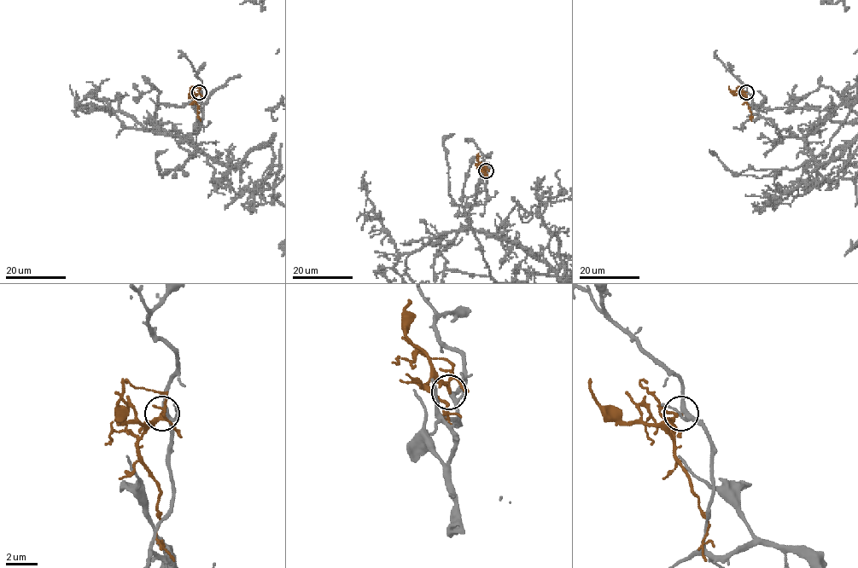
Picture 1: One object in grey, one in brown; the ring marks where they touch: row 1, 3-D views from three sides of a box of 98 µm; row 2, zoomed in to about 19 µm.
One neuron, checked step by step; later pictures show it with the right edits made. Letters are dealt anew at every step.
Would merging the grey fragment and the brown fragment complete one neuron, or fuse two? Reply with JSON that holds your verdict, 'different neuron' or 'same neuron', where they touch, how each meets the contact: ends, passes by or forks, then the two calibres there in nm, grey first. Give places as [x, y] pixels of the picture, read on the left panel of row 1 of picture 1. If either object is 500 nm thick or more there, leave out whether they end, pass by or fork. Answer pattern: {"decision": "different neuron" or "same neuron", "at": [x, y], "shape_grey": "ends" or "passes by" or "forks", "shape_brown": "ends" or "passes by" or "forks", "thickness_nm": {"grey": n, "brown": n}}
{"decision": "different neuron", "at": [199, 92], "shape_grey": "forks", "shape_brown": "passes by", "thickness_nm": {"grey": 240, "brown": 180}}

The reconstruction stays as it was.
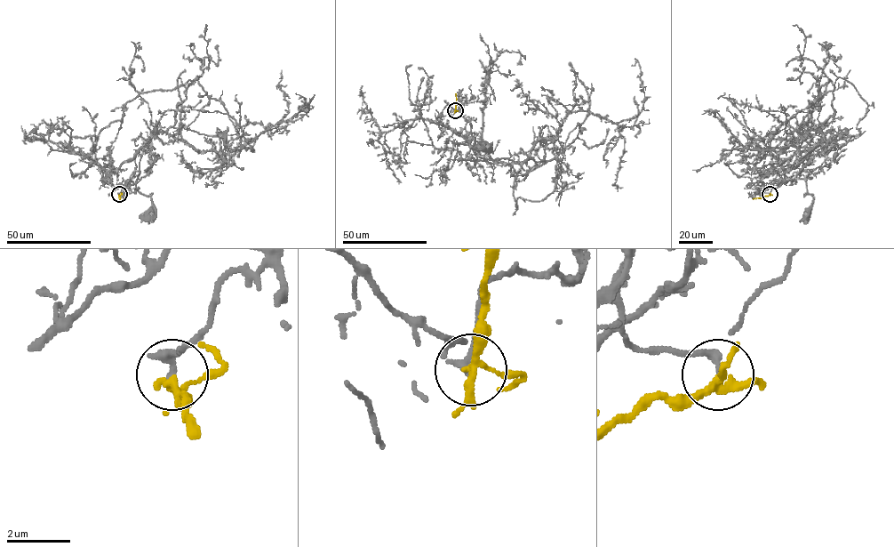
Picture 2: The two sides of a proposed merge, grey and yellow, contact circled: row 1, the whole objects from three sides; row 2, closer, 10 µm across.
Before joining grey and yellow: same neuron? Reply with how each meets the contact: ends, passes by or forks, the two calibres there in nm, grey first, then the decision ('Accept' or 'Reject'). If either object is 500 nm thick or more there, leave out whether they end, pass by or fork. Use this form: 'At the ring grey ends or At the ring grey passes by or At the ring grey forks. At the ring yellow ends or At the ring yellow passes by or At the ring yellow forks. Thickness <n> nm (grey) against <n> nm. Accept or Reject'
At the ring grey ends. At the ring yellow forks. Thickness 280 nm (grey) against 190 nm. Reject

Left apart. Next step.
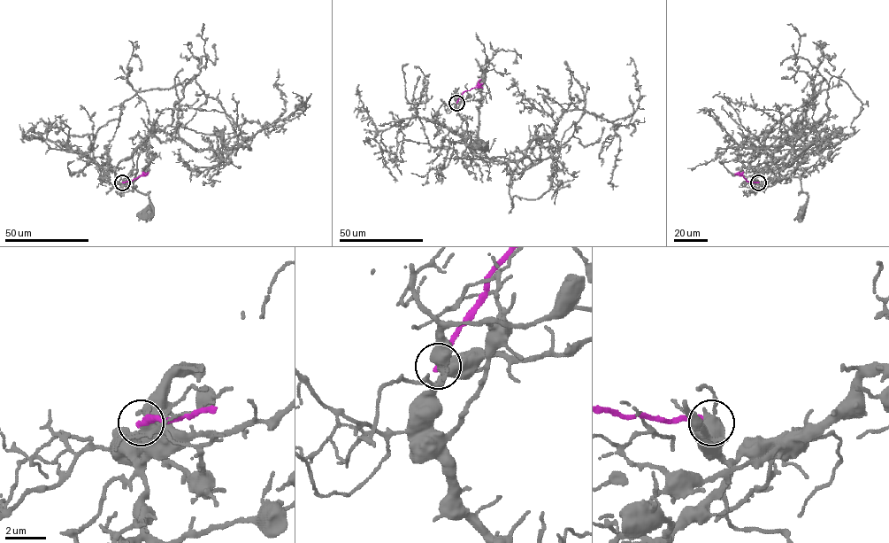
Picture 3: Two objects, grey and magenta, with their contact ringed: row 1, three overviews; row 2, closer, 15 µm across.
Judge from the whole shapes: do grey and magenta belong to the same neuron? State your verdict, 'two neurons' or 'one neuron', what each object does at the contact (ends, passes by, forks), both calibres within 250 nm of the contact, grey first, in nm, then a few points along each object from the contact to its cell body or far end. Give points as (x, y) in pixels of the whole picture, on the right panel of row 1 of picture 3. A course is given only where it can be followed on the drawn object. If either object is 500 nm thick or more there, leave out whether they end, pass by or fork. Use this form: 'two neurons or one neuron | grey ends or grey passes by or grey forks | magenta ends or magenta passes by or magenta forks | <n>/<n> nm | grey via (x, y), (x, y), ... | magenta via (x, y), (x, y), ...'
two neurons | 700/280 nm | grey via (758, 182), (792, 165), (816, 130), (806, 135), (791, 174), (807, 195), (802, 212) | magenta via (758, 182), (747, 181), (738, 173), (734, 174)

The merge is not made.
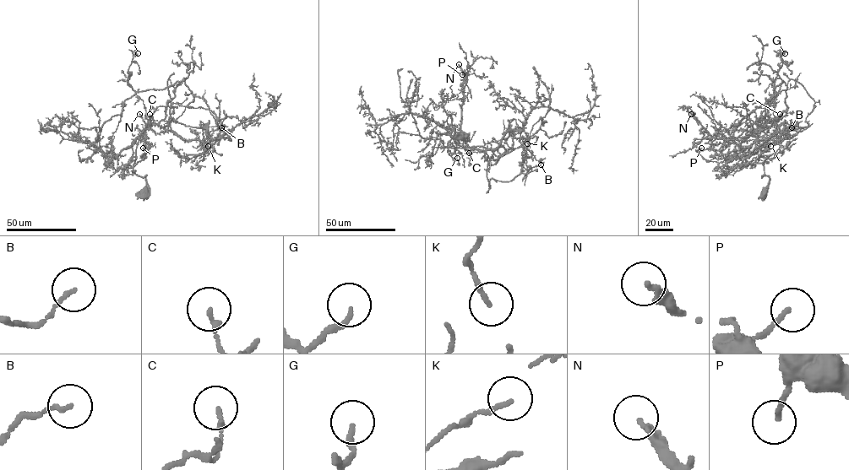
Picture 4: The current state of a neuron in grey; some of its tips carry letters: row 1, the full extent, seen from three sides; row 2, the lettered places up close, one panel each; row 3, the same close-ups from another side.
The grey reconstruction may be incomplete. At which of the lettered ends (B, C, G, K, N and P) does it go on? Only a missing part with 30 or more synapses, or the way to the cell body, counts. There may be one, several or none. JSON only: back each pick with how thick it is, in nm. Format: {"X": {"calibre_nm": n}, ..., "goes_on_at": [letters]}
{"N": {"calibre_nm": 200}, "goes_on_at": ["N"]}

